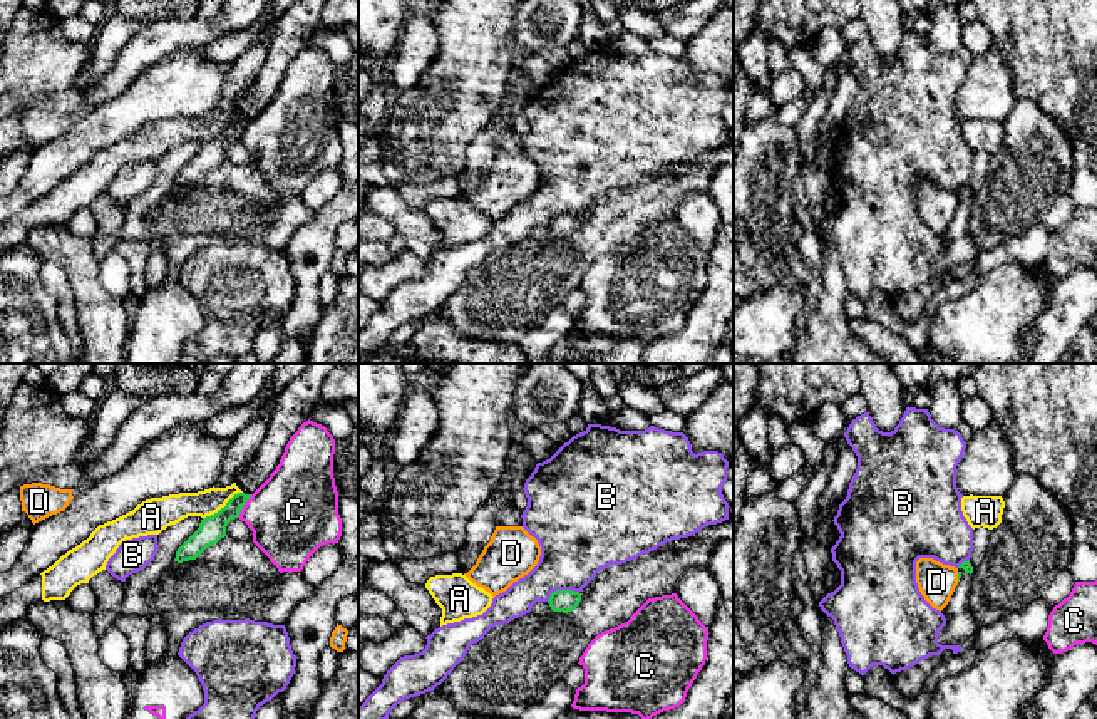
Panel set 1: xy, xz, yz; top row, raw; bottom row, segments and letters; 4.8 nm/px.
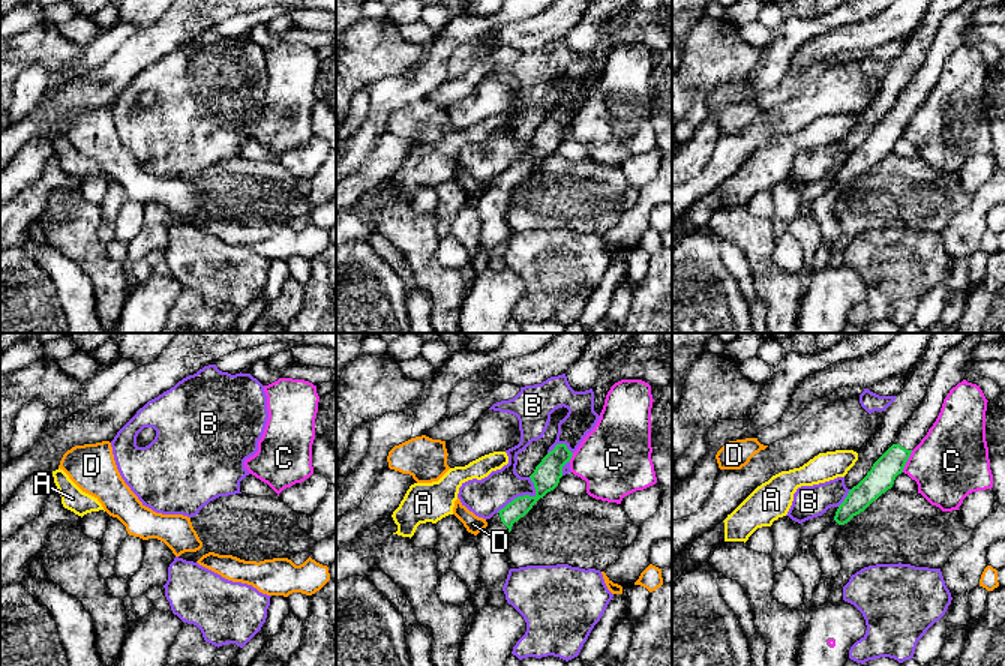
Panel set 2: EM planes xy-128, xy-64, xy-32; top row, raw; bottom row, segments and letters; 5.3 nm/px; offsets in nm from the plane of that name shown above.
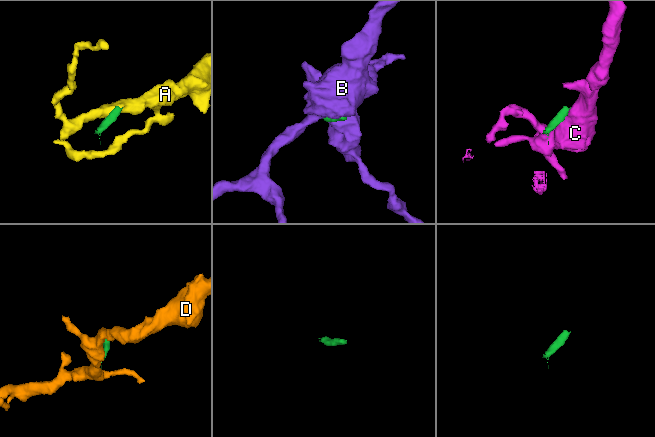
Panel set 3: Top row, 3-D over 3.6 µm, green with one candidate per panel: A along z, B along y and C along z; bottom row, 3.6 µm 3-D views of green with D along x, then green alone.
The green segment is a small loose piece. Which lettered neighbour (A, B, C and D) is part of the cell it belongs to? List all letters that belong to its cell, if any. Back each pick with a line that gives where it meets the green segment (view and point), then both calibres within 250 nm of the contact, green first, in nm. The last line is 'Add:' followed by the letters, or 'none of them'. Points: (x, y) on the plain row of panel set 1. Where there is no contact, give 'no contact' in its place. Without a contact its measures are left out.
Add: none of them

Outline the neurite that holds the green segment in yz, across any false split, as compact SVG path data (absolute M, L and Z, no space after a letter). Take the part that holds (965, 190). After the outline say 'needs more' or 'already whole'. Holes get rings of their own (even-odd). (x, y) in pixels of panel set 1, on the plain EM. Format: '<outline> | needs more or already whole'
M963 186L958 191L958 209L948 226L941 235L946 243L946 250L938 258L938 268L941 270L961 270L973 260L976 253L975 241L970 231L970 221L973 215L971 204L973 191Z | needs more

